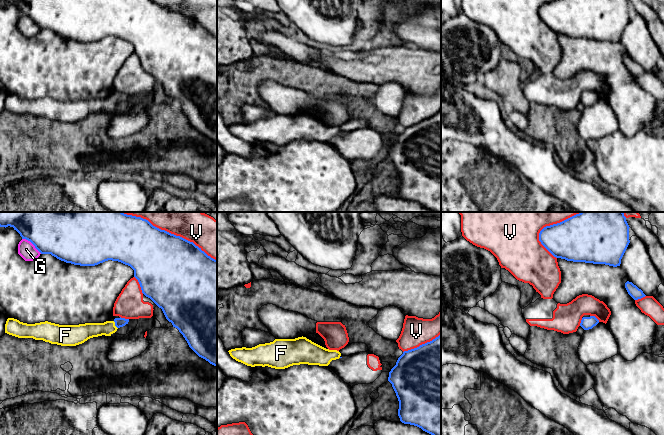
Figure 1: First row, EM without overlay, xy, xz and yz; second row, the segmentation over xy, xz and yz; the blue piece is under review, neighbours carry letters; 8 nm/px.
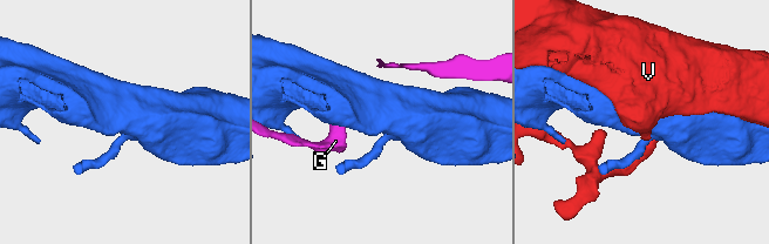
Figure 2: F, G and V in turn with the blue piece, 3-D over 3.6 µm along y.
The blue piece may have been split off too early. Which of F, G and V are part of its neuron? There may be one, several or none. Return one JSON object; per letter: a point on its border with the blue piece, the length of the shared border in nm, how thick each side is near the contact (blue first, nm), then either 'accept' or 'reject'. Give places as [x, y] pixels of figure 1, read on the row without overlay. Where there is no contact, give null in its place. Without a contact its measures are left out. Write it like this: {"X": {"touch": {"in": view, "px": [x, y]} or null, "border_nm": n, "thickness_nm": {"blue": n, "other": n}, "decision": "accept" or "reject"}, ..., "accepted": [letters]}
{"F": {"touch": {"in": "xy", "px": [115, 101]}, "border_nm": 70, "thickness_nm": {"blue": 80, "other": 130}, "decision": "accept"}, "G": {"touch": {"in": "xy", "px": [32, 19]}, "border_nm": 200, "thickness_nm": {"blue": 280, "other": 140}, "decision": "reject"}, "V": {"touch": {"in": "xy", "px": [183, 14]}, "border_nm": 600, "thickness_nm": {"blue": 500, "other": 260}, "decision": "reject"}, "accepted": ["F"]}

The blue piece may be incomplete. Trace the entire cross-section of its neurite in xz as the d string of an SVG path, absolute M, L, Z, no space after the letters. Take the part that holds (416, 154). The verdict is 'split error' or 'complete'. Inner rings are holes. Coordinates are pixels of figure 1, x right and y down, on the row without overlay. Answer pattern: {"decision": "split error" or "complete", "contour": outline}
{"decision": "complete", "contour": "M441 110L417 124L404 127L389 148L388 157L399 177L398 192L404 200L441 212Z"}

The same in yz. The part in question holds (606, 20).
{"decision": "complete", "contour": "M553 0L539 9L541 20L556 34L620 42L630 19L628 0Z"}

